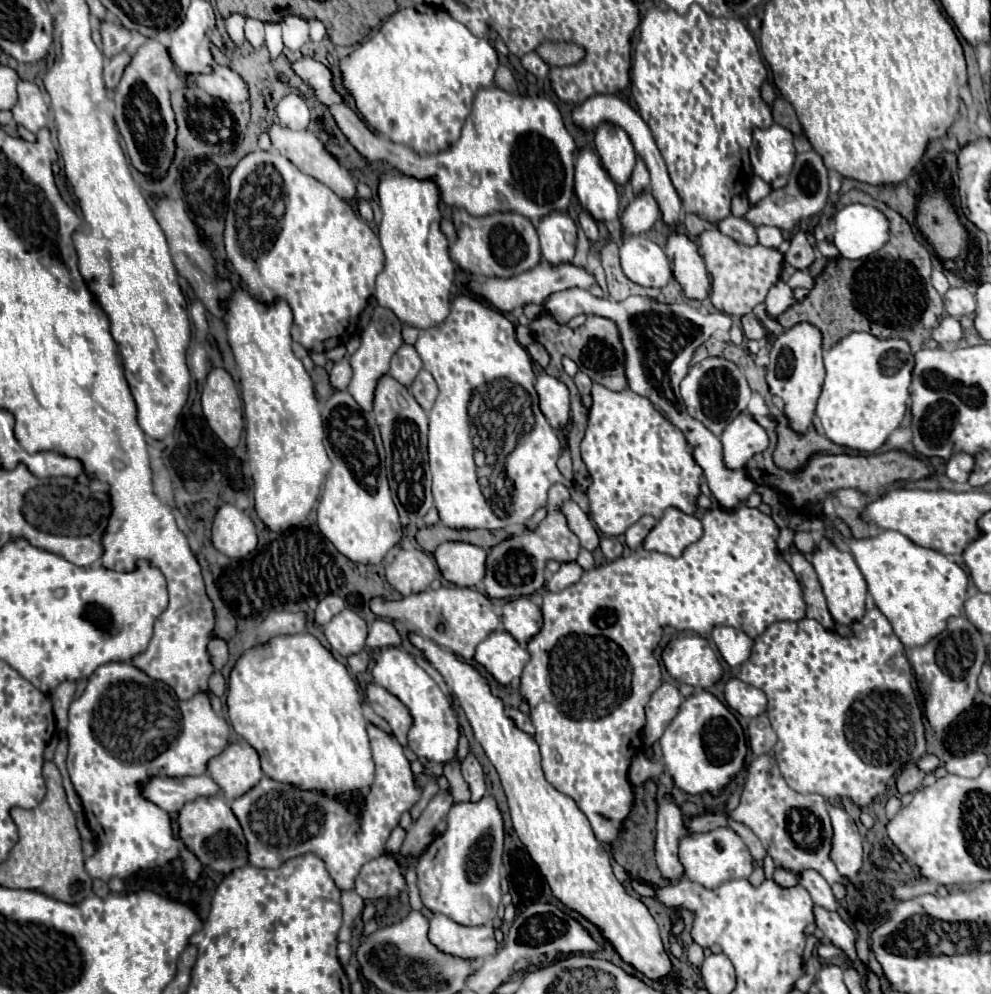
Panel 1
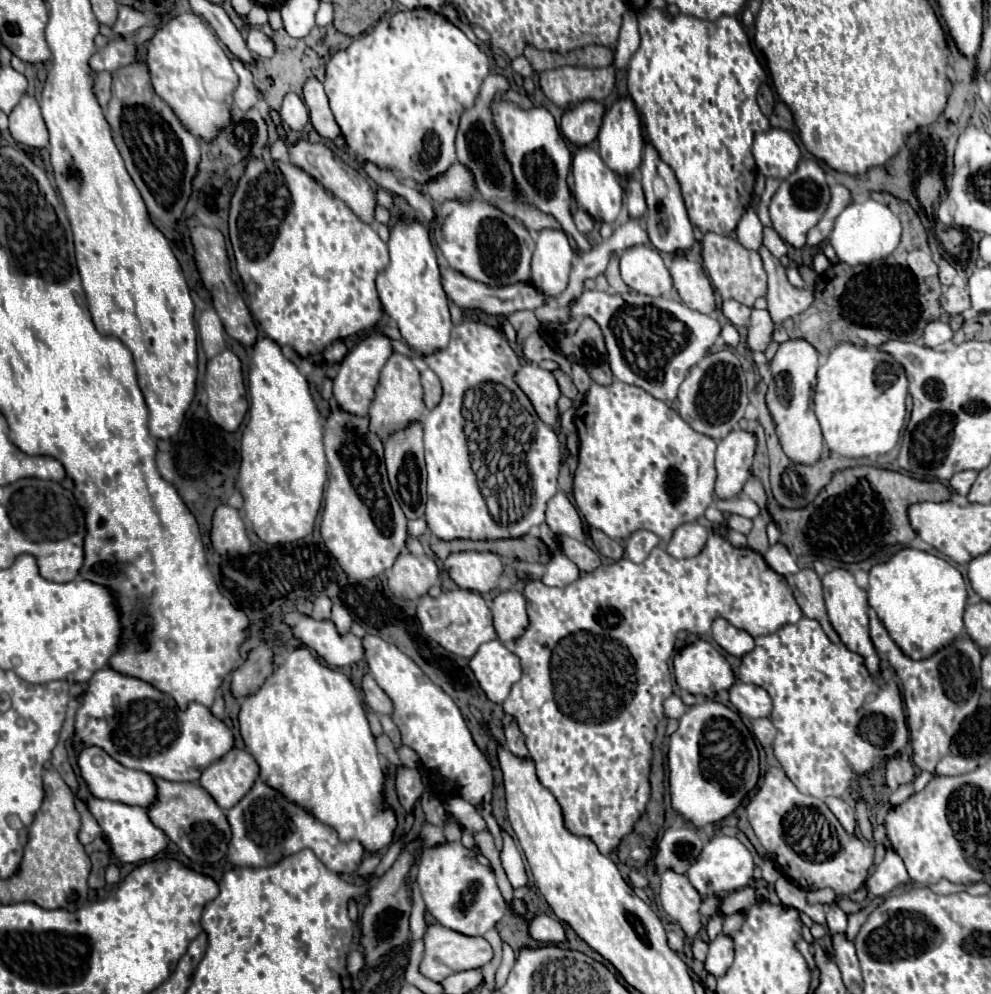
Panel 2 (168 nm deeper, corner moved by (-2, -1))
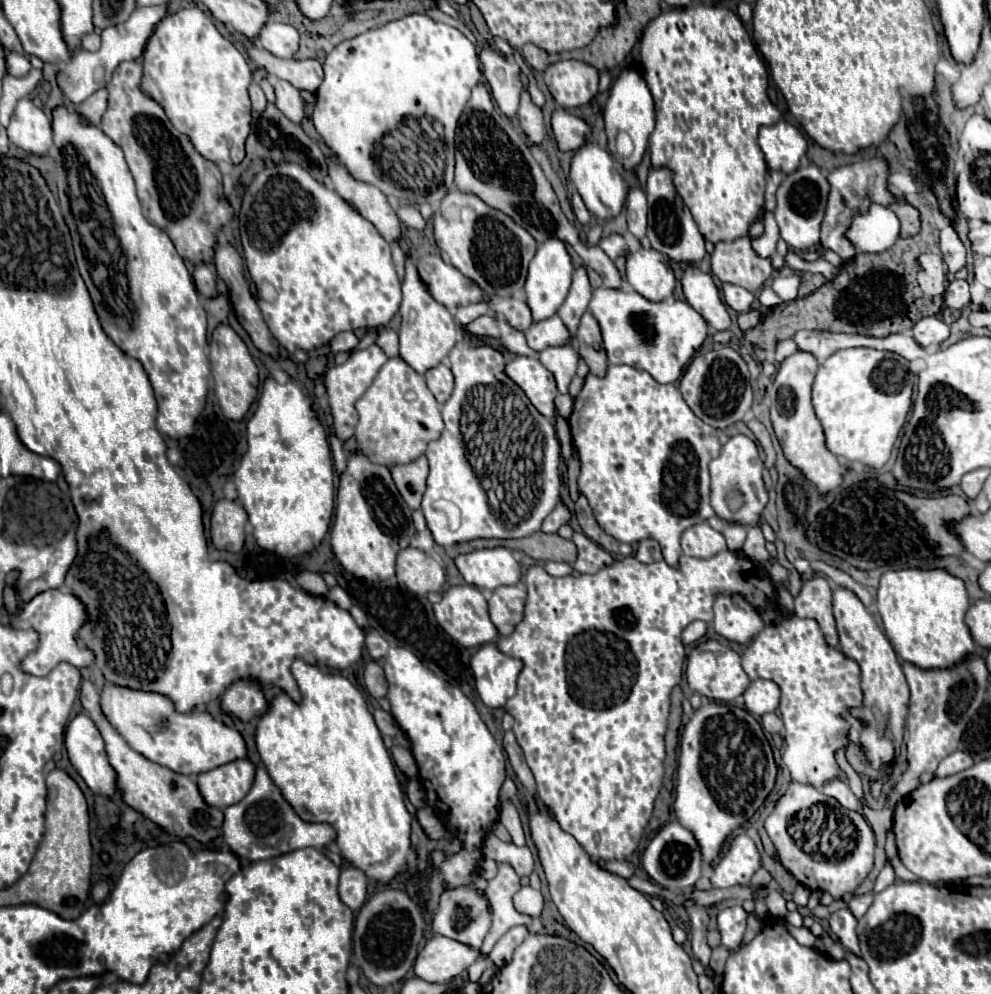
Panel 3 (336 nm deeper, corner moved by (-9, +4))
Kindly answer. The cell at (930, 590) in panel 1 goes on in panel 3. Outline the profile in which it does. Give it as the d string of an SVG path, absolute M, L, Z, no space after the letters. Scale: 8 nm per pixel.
M905 568L885 572L877 590L877 608L885 624L885 634L893 642L901 660L913 662L919 668L947 668L965 658L969 652L975 652L973 636L965 624L965 612L969 608L969 594L965 582L943 568Z

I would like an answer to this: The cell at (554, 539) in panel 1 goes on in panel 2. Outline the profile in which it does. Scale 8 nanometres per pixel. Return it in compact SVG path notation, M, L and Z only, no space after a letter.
M560 537L560 545L564 547L566 555L578 565L580 571L594 571L600 565L600 557L594 549L590 549L586 543L580 543L572 537Z

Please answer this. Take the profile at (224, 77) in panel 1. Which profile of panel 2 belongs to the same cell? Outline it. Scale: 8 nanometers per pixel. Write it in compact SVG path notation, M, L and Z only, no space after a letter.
M234 59L232 65L234 65L234 71L236 71L238 77L240 77L240 85L238 85L236 91L234 91L234 103L236 103L242 111L248 111L248 109L252 109L252 107L258 103L258 91L256 91L254 83L252 83L252 73L250 73L248 67L246 67L242 61L238 61L238 59Z

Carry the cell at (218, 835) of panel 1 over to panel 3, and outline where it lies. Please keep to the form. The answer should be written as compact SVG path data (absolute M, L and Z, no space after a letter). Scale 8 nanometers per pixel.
M83 680L81 684L81 704L91 714L91 718L95 720L97 728L103 734L107 758L117 772L117 784L125 804L129 804L131 808L135 808L137 812L153 820L157 826L161 826L169 834L177 838L195 838L201 846L215 842L223 834L223 812L219 808L209 806L203 800L197 788L197 782L193 782L189 776L175 774L173 770L167 770L165 766L159 766L143 758L141 754L131 750L127 742L119 738L119 734L115 734L111 724L103 718L103 714L99 714L99 692L97 692L97 686L89 680Z

